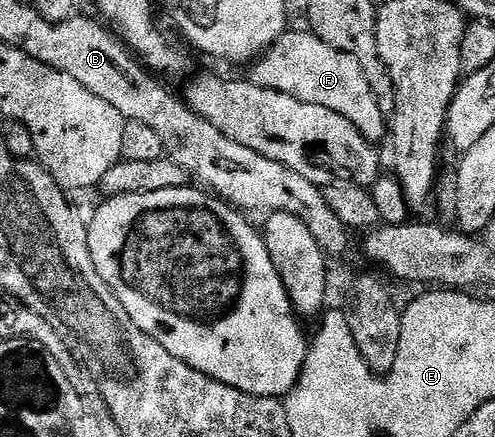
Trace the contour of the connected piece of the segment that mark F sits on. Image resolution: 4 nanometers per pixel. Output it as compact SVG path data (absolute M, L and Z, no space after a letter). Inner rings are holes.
M283 33L250 67L249 80L261 88L305 100L305 104L330 108L337 116L345 116L345 120L356 126L371 143L379 144L382 138L384 141L389 134L389 118L381 112L381 104L377 104L373 88L369 88L369 80L365 80L365 72L361 72L361 64L357 64L353 56L325 44L325 40L313 33L291 33Z

